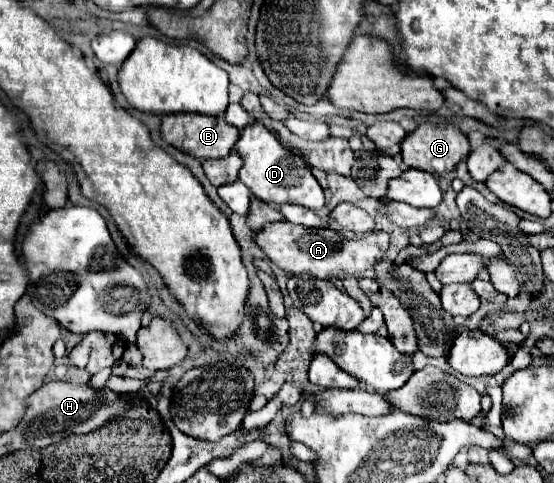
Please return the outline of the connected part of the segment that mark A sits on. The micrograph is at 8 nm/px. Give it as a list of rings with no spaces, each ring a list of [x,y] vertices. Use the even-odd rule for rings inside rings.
[[[284,220],[284,222],[272,222],[272,224],[264,226],[264,230],[260,230],[256,234],[256,244],[286,274],[310,272],[316,278],[330,280],[330,278],[340,278],[342,272],[348,272],[352,276],[362,276],[370,268],[374,268],[374,264],[380,260],[380,256],[388,248],[388,234],[370,232],[370,234],[354,238],[354,240],[344,240],[334,230],[296,226],[296,224]]]

